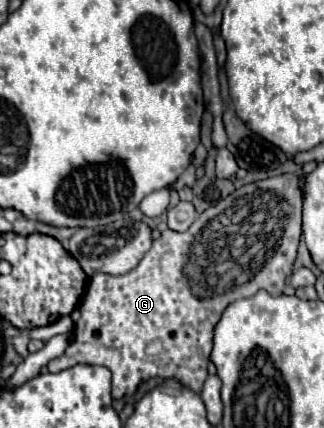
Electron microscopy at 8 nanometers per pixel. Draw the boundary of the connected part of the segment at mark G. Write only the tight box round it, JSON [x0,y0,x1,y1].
[47,173,303,399]

